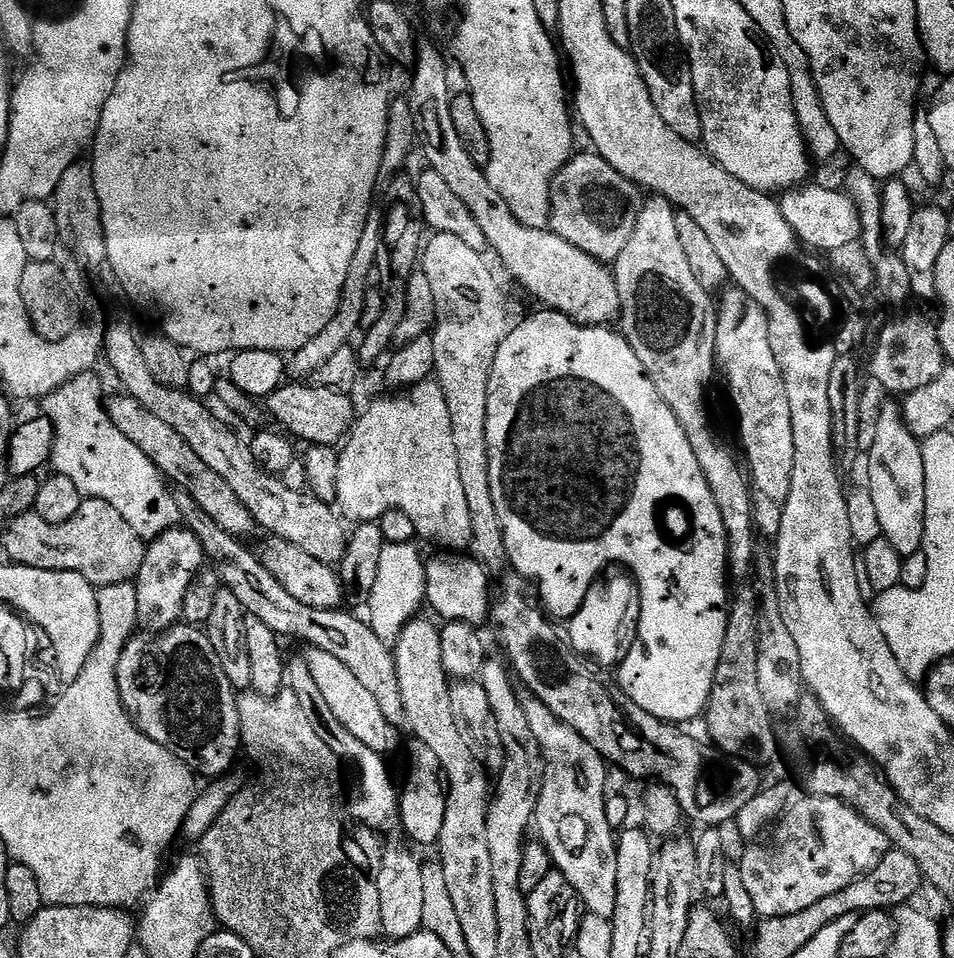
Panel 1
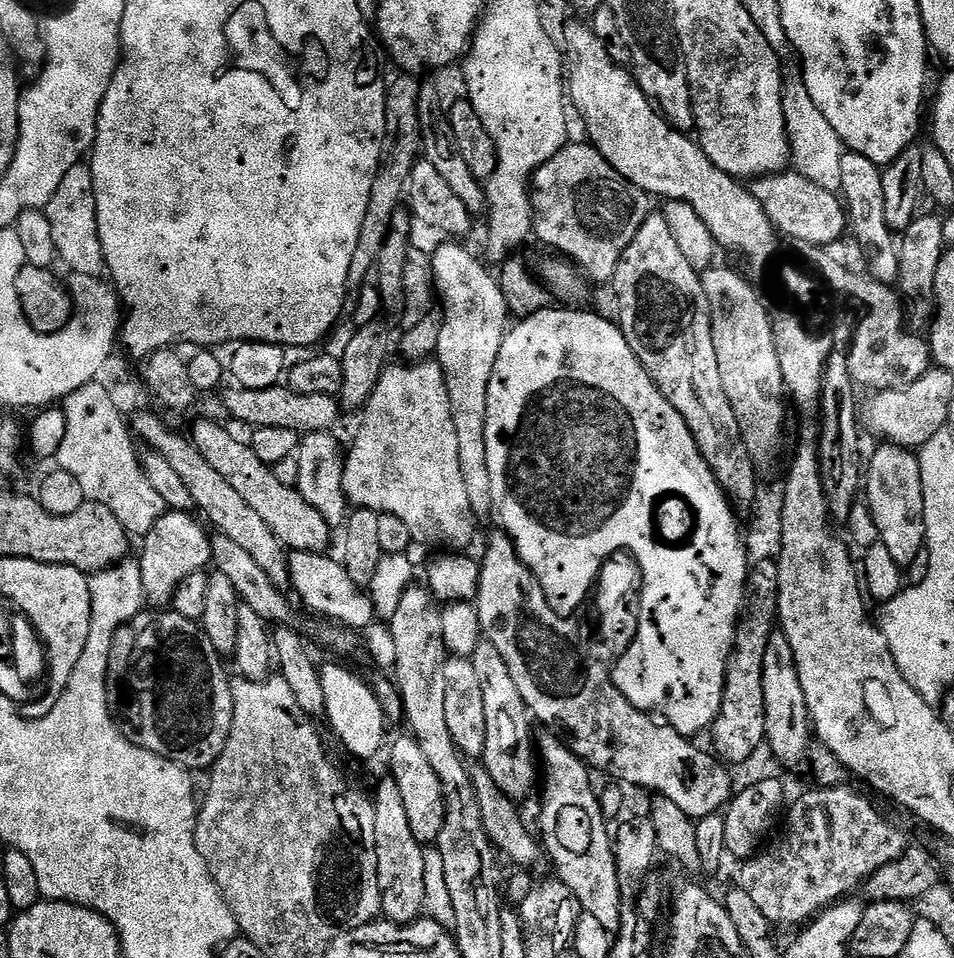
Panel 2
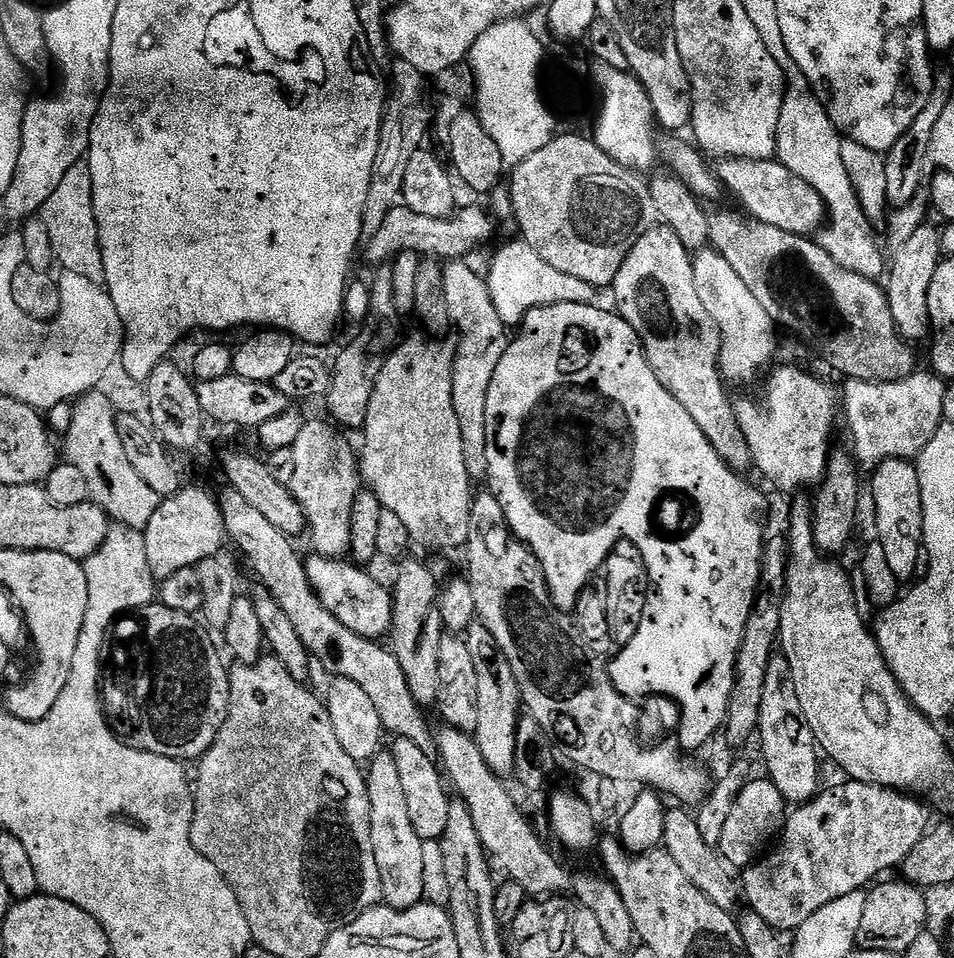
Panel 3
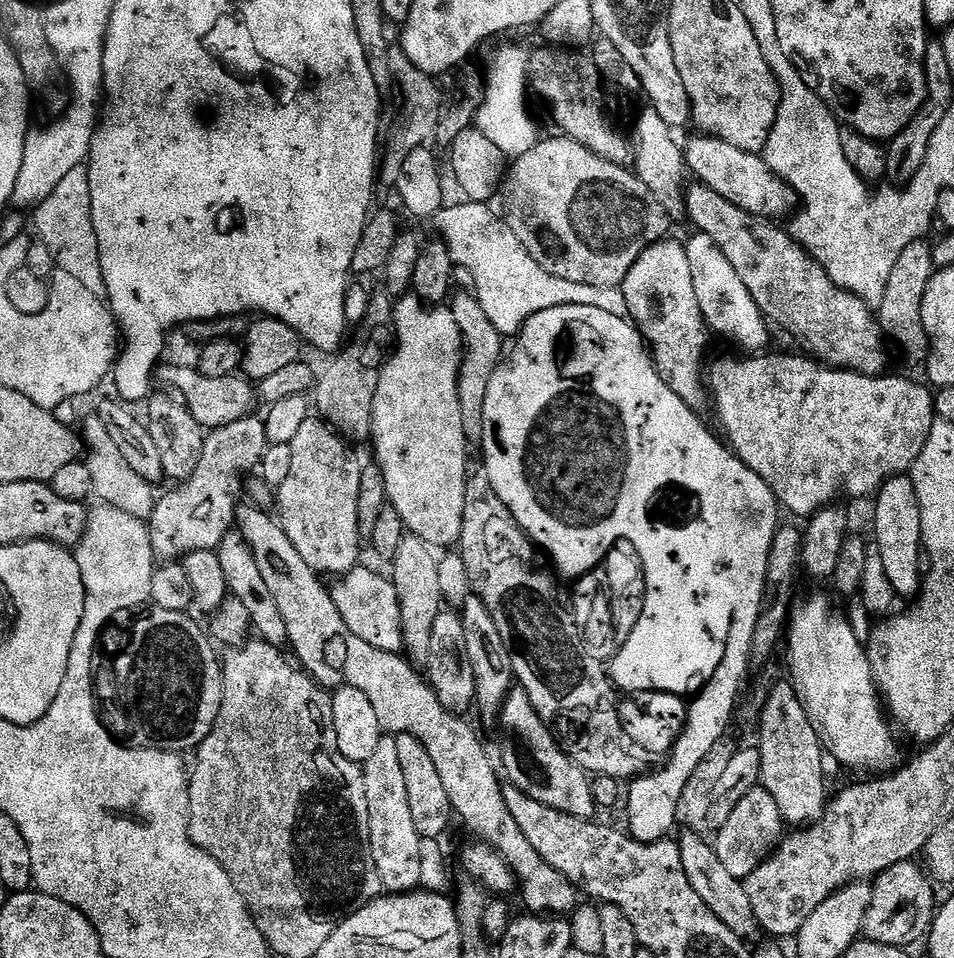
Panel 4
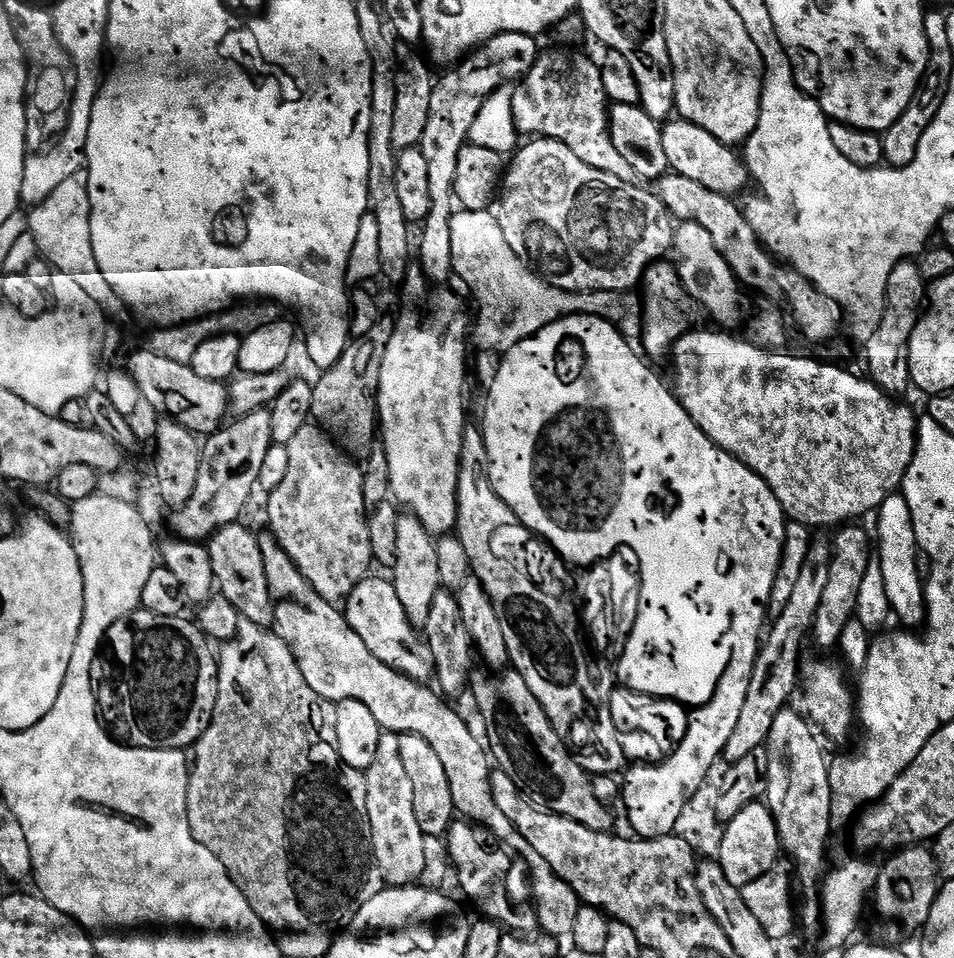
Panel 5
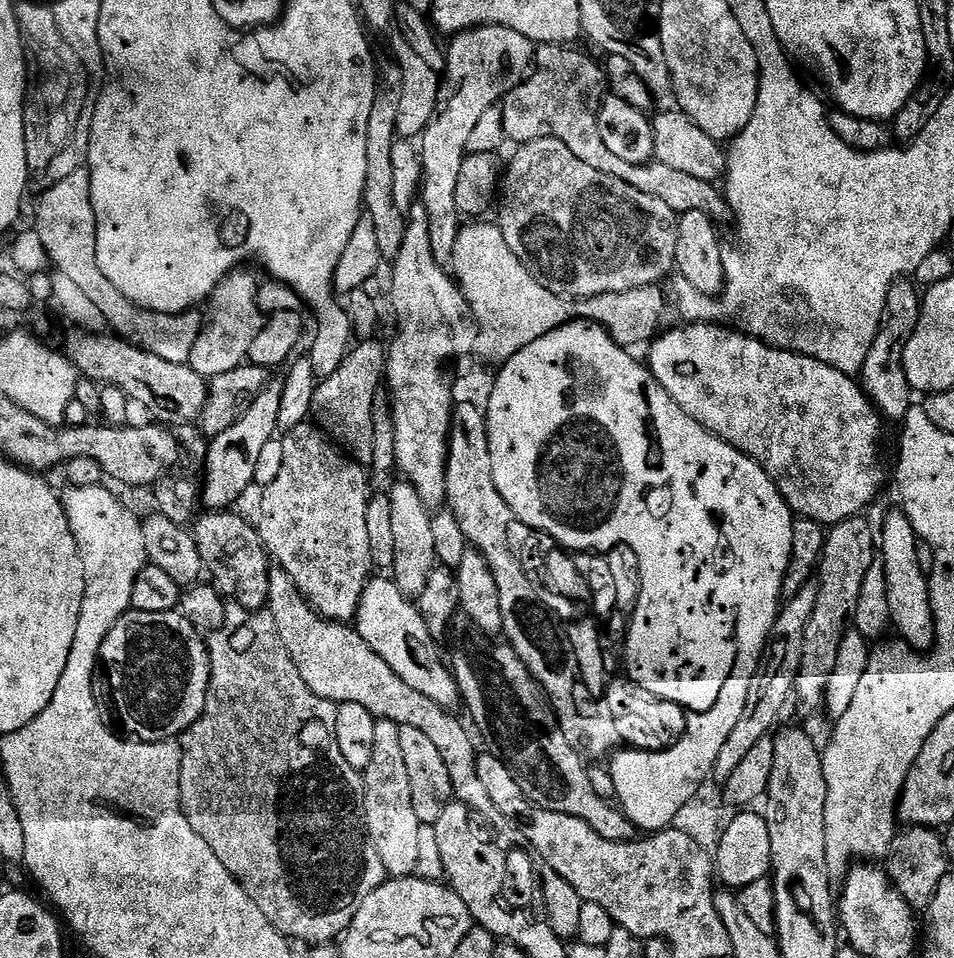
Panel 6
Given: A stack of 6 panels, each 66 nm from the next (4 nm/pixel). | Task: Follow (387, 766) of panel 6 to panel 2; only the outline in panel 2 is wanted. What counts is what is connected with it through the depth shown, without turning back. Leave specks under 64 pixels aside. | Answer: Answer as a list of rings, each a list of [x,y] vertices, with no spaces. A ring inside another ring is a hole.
[[[384,780],[374,795],[376,817],[374,838],[378,854],[378,886],[380,887],[380,910],[385,920],[394,924],[411,924],[421,919],[426,898],[426,878],[422,869],[426,867],[424,848],[410,830],[410,818],[406,818],[404,788],[392,780]]]

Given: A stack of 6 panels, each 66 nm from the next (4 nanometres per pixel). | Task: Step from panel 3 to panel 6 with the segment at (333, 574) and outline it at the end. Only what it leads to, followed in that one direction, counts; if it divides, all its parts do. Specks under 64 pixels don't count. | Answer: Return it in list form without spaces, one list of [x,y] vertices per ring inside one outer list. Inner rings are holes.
[[[369,579],[368,585],[364,588],[354,621],[356,632],[364,639],[366,646],[370,646],[370,650],[374,650],[374,654],[378,654],[378,658],[382,658],[382,662],[386,662],[386,666],[390,666],[390,670],[394,670],[394,674],[398,674],[398,678],[402,678],[402,682],[410,686],[410,690],[418,690],[418,694],[426,694],[430,702],[442,706],[445,710],[455,709],[455,704],[461,703],[460,689],[456,687],[456,677],[446,663],[445,657],[444,660],[440,657],[441,645],[430,634],[419,607],[402,594],[395,579],[376,579]]]

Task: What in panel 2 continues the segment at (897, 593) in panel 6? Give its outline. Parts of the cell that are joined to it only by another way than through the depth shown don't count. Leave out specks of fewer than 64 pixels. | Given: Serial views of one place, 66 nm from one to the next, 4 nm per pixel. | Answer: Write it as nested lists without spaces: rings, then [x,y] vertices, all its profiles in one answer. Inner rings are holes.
[[[887,442],[879,445],[880,449],[872,456],[866,464],[866,492],[868,497],[866,503],[873,514],[873,520],[877,524],[879,543],[890,550],[894,562],[902,566],[907,566],[914,562],[918,555],[918,550],[926,547],[926,518],[924,517],[924,499],[922,498],[922,470],[920,469],[920,457],[913,449],[902,448],[899,444],[889,444]]]

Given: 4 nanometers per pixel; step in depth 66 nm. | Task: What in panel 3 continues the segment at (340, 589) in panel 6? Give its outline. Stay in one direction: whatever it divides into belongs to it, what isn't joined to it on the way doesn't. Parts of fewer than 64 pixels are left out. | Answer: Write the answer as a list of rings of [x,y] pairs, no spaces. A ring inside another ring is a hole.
[[[309,419],[302,426],[302,434],[298,434],[298,442],[292,447],[294,478],[290,487],[308,520],[306,532],[309,537],[312,535],[311,551],[318,556],[344,558],[351,546],[351,511],[362,488],[360,465],[357,449],[352,449],[344,437],[347,435],[335,423],[324,420]]]

